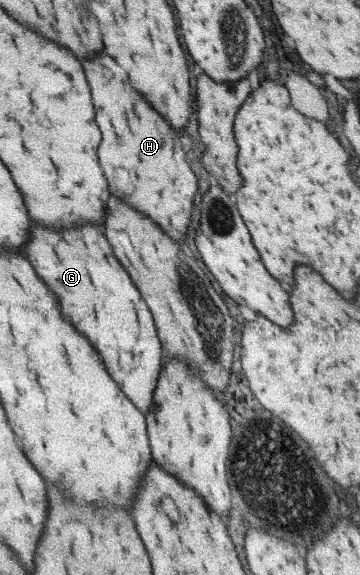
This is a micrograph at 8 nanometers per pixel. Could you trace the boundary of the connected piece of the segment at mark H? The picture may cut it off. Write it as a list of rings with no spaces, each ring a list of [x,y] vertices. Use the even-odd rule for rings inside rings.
[[[105,51],[97,59],[83,61],[85,75],[91,87],[97,123],[103,133],[99,145],[99,163],[109,183],[109,193],[115,193],[127,205],[135,205],[147,214],[171,239],[186,245],[185,235],[191,223],[193,197],[199,191],[197,177],[185,159],[181,139],[159,117],[159,112],[129,85],[125,71],[115,65]]]

